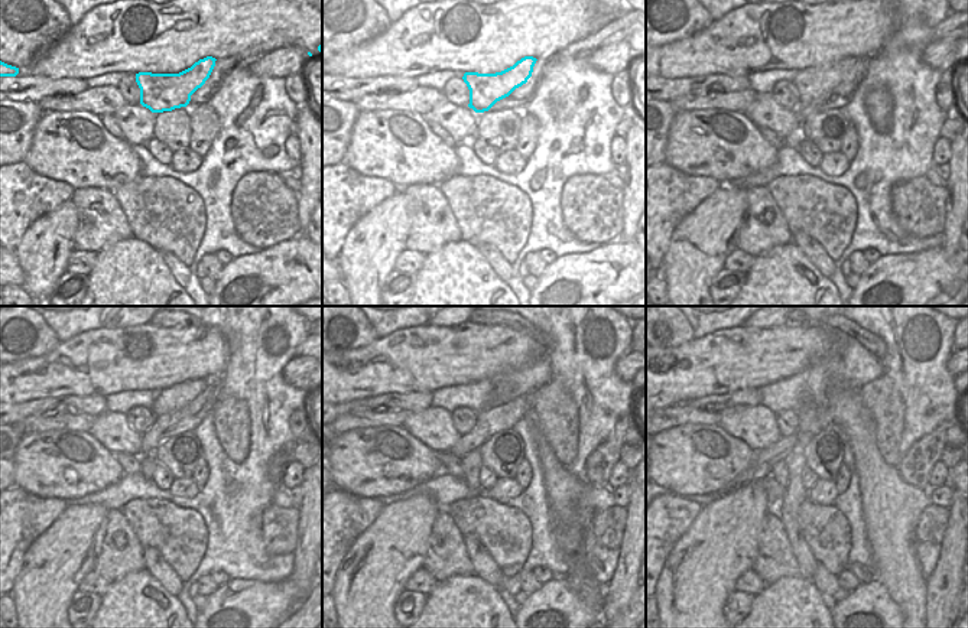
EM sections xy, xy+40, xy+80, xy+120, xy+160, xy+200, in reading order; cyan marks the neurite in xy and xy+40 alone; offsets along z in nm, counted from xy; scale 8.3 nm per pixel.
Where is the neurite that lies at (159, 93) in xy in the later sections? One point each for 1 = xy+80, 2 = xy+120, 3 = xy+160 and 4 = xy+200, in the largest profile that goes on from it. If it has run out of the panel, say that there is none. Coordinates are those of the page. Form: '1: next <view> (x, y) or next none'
1: next xy+80 (812, 83)
2: next xy+120 (171, 399)
3: next xy+160 (509, 386)
4: next xy+200 (843, 378)

